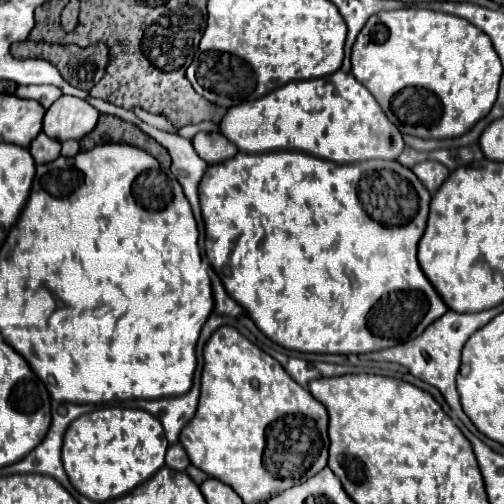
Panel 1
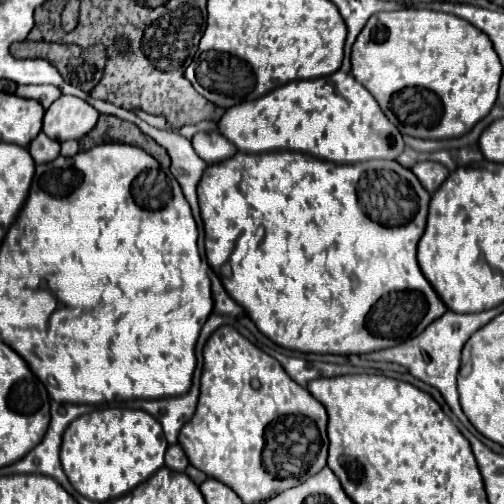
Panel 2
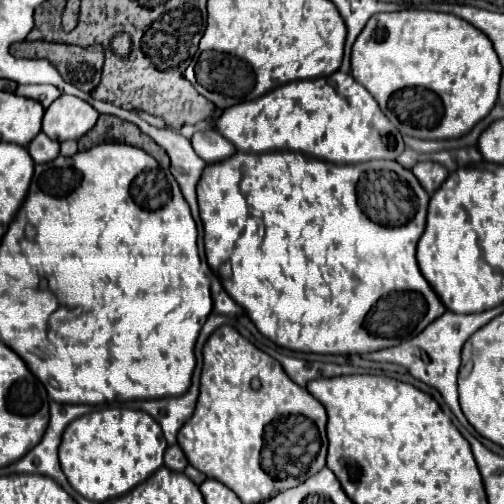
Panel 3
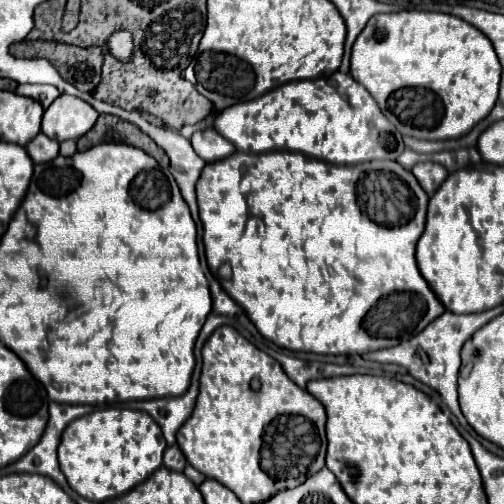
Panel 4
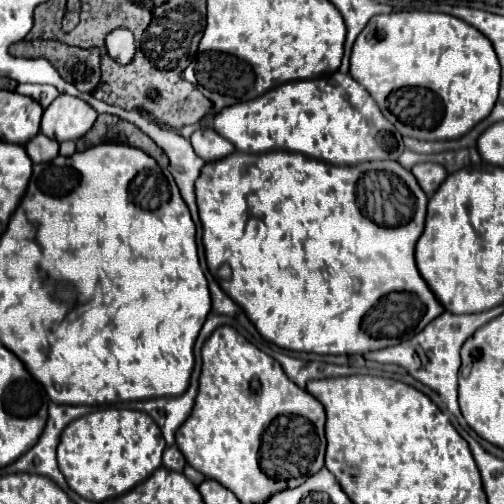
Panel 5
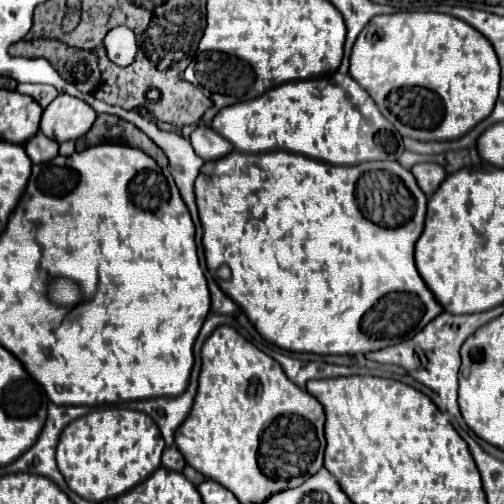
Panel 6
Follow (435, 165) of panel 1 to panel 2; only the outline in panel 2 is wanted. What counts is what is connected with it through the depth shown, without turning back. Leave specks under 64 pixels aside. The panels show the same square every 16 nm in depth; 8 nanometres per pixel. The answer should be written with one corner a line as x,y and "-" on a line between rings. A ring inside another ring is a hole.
420,162
412,168
412,172
420,180
420,184
428,190
428,194
434,194
440,188
440,184
448,178
448,170
438,162

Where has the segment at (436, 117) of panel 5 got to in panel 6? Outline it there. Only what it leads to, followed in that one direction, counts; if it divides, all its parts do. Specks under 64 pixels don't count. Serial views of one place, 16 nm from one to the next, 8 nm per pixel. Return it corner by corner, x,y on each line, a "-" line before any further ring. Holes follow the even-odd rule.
398,12
398,14
390,14
390,16
374,16
364,32
358,36
352,54
350,54
350,76
372,96
372,100
376,102
376,106
380,108
380,112
384,114
384,118
390,120
390,124
394,124
394,128
406,136
406,138
414,138
414,140
422,140
422,142
444,142
444,140
456,140
464,134
468,134
480,120
484,120
498,98
498,84
500,84
500,64
496,60
496,52
492,48
492,44
488,44
488,40
476,32
470,24
452,18
448,14
438,14
438,12

